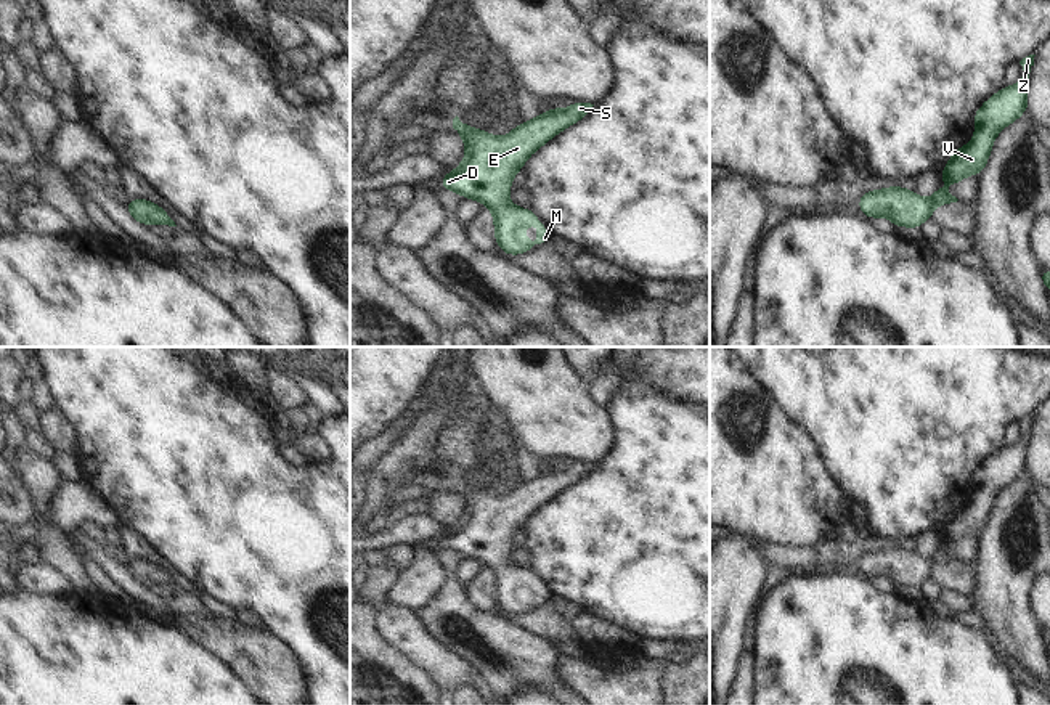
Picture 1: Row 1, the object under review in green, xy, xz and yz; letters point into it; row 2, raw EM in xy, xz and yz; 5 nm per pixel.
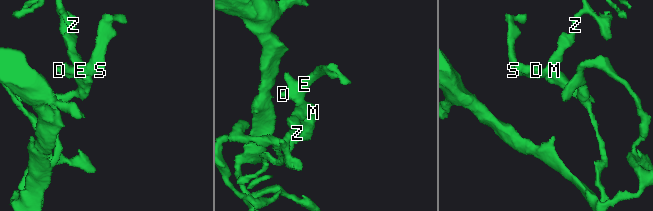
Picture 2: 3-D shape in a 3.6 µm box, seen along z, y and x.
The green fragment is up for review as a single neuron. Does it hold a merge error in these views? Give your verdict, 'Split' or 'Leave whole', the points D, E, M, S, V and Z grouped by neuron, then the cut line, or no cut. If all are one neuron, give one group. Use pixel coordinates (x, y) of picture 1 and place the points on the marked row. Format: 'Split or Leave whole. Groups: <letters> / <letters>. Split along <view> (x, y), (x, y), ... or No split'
Leave whole. Groups: D E M S V Z. No split

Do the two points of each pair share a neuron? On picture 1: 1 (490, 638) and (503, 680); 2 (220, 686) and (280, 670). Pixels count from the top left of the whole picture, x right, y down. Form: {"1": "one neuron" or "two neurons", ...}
{"1": "one neuron", "2": "two neurons"}

